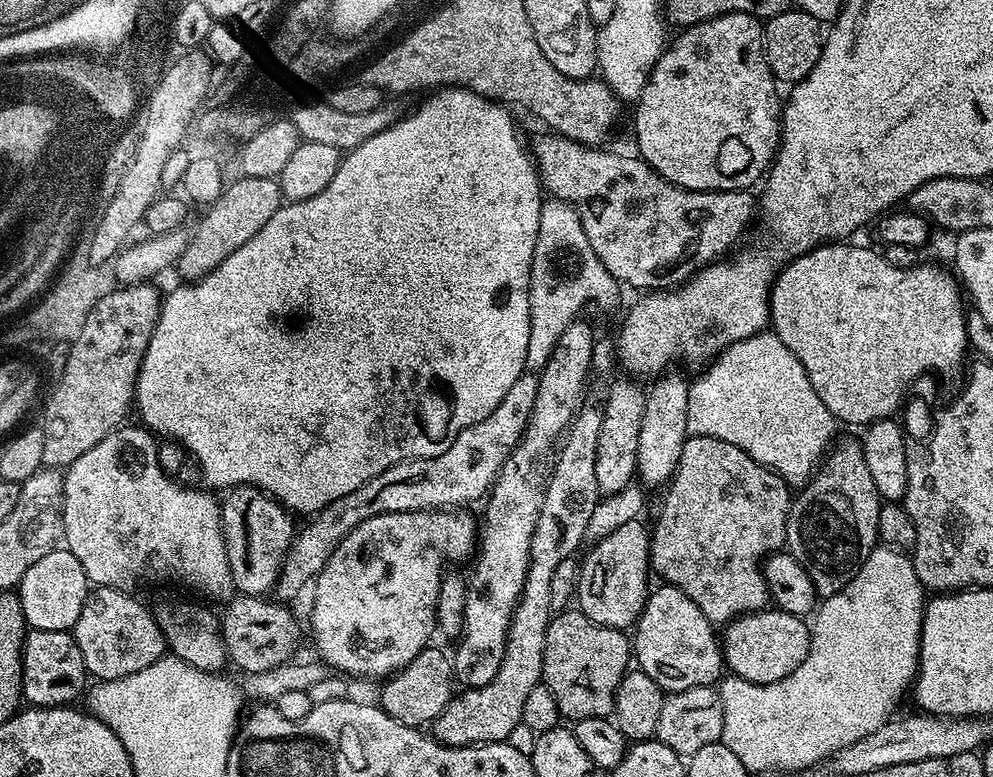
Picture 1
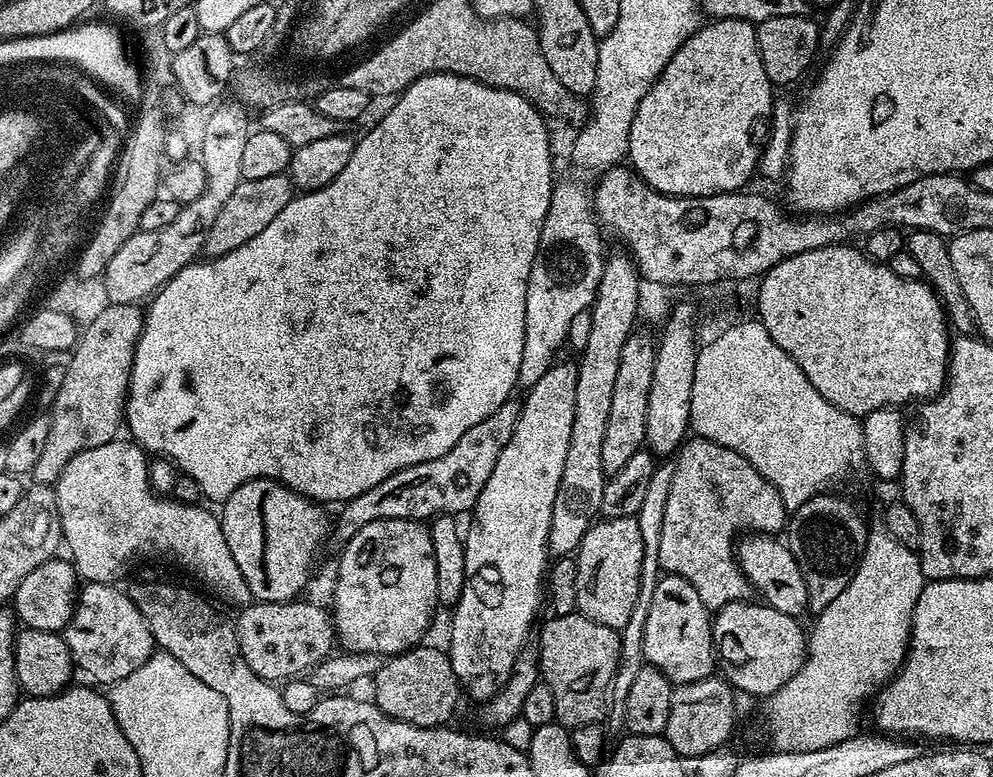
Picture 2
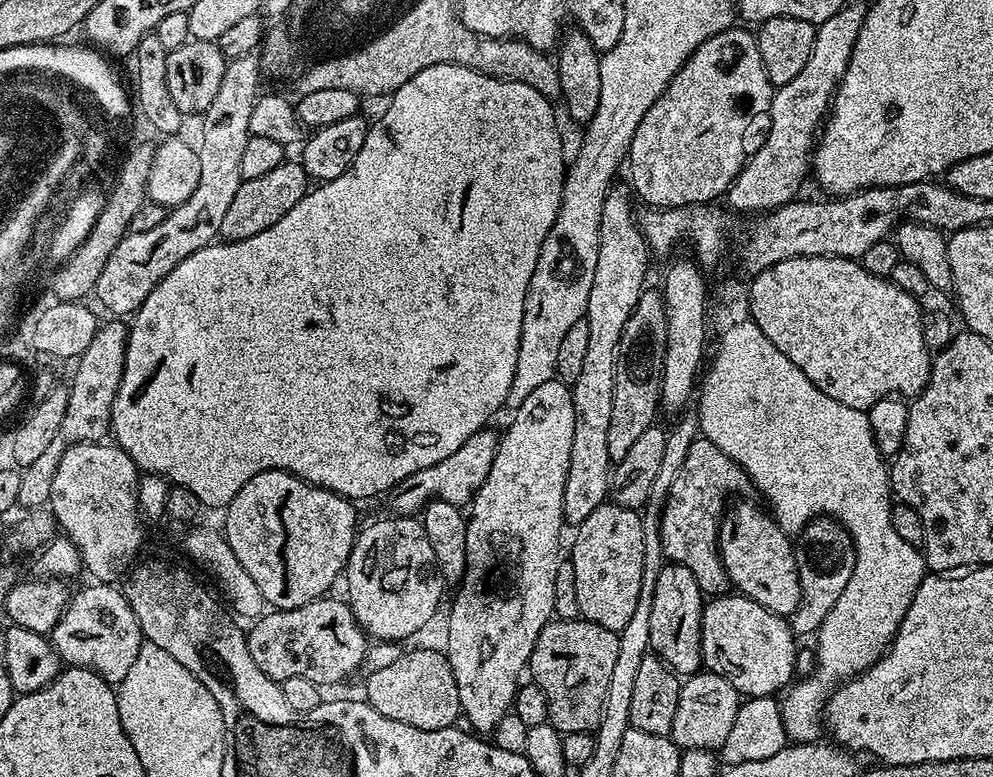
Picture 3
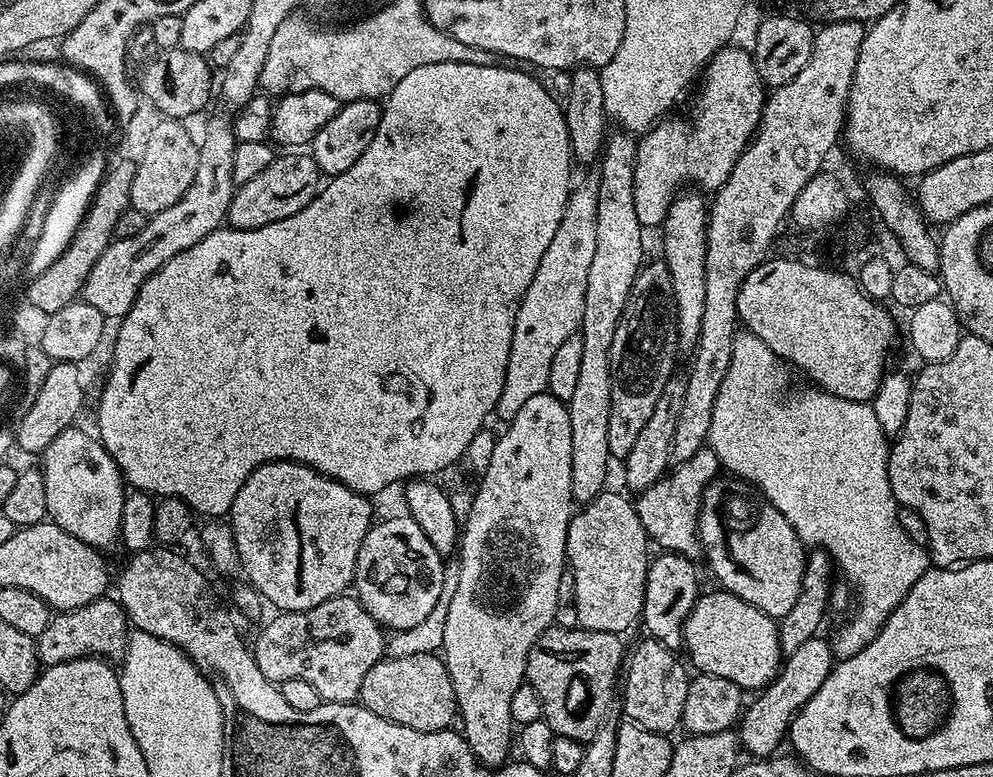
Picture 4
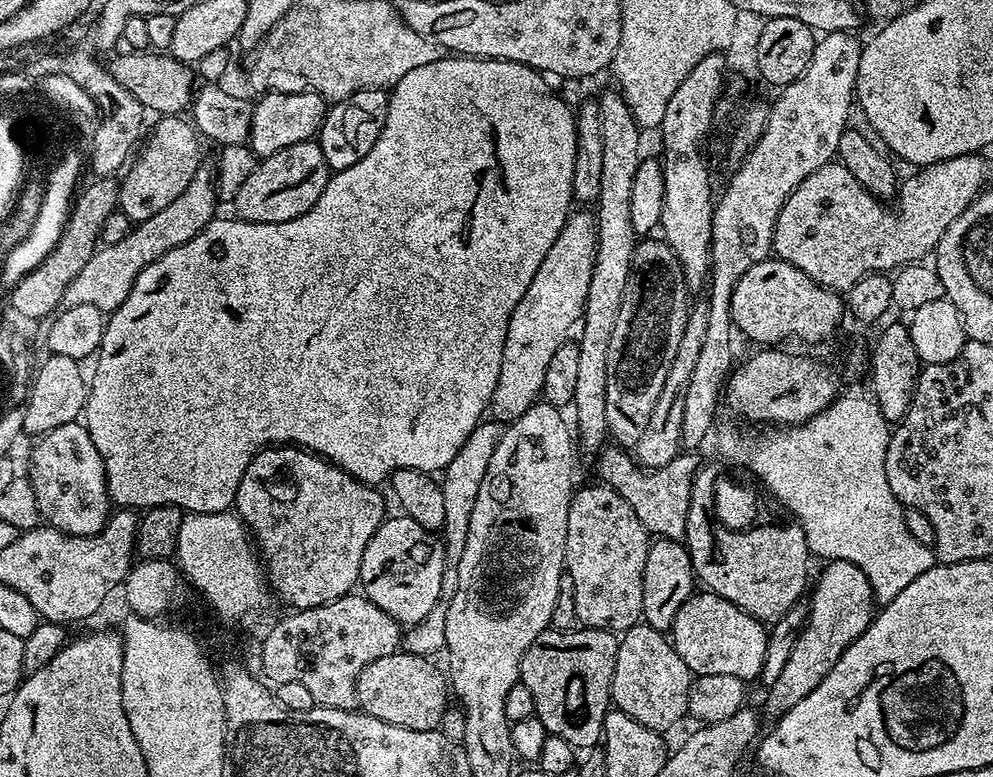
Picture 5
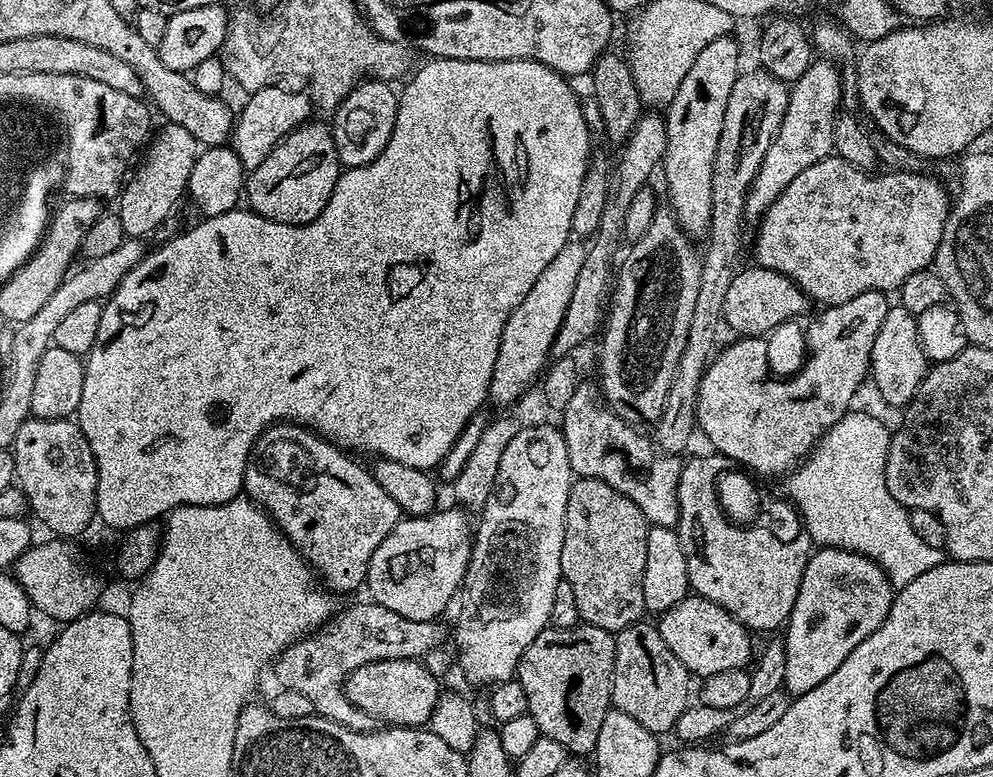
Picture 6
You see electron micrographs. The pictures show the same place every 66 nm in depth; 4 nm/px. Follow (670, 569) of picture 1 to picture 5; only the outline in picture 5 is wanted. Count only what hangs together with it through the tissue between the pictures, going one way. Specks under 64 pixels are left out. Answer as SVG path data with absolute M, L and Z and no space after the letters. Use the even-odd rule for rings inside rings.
M684 450L670 462L666 462L666 466L637 471L632 489L627 489L626 495L630 506L634 506L634 514L638 514L638 522L642 522L642 526L653 537L683 541L692 480L702 467L702 460L696 455L695 451Z

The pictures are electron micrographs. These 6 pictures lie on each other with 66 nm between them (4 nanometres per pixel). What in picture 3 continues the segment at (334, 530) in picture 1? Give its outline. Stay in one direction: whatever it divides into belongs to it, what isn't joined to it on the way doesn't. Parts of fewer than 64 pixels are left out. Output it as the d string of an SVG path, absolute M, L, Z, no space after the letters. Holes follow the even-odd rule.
M485 426L475 432L450 458L442 458L442 462L434 462L434 466L426 466L418 470L418 474L410 474L401 484L396 485L390 493L392 508L397 517L412 518L423 513L425 504L430 500L441 500L461 506L471 505L476 492L486 482L486 474L490 474L490 466L494 462L496 448L500 445L500 436Z

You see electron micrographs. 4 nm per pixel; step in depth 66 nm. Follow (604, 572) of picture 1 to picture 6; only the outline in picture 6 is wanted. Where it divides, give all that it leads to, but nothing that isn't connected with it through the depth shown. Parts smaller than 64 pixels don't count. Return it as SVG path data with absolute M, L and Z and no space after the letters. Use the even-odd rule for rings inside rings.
M576 478L572 481L570 498L566 498L566 538L562 542L560 574L570 582L574 599L578 602L580 619L610 633L620 632L626 626L641 623L645 619L642 598L642 574L646 570L646 538L649 522L634 506L630 498L618 494L614 486L606 486L601 480Z

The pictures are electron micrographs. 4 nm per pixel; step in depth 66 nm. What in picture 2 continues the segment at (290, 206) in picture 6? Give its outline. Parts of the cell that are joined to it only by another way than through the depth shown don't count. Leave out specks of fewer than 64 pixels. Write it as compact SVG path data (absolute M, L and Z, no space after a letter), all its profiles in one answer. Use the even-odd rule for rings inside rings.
M287 175L271 176L270 178L254 178L253 180L241 180L238 190L230 194L226 206L218 213L214 226L210 226L210 234L204 243L203 255L208 258L215 258L226 254L230 250L238 250L250 238L262 234L274 217L282 214L282 206L292 201L294 185Z

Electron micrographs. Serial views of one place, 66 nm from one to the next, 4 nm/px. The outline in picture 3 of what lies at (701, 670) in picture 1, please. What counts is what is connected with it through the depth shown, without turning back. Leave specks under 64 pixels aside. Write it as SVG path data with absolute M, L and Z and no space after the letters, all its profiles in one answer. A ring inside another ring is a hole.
M665 563L664 569L658 574L658 582L654 582L654 602L650 602L650 649L681 678L695 676L702 668L704 655L700 645L700 623L704 617L705 603L694 574L690 574L690 570L681 564Z

